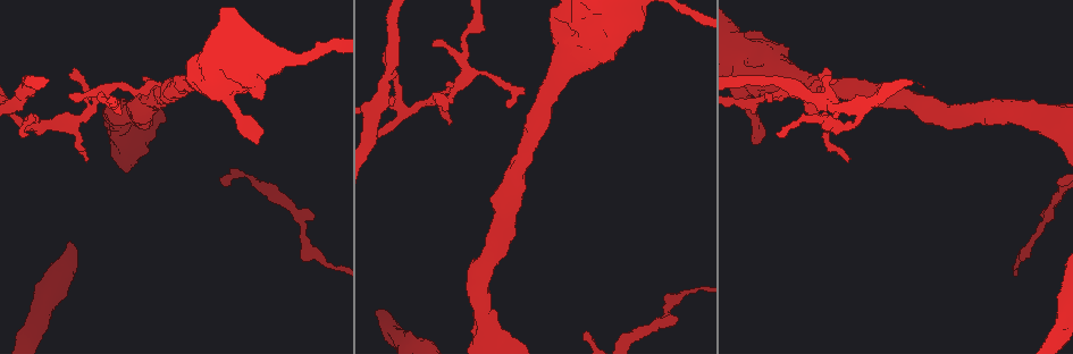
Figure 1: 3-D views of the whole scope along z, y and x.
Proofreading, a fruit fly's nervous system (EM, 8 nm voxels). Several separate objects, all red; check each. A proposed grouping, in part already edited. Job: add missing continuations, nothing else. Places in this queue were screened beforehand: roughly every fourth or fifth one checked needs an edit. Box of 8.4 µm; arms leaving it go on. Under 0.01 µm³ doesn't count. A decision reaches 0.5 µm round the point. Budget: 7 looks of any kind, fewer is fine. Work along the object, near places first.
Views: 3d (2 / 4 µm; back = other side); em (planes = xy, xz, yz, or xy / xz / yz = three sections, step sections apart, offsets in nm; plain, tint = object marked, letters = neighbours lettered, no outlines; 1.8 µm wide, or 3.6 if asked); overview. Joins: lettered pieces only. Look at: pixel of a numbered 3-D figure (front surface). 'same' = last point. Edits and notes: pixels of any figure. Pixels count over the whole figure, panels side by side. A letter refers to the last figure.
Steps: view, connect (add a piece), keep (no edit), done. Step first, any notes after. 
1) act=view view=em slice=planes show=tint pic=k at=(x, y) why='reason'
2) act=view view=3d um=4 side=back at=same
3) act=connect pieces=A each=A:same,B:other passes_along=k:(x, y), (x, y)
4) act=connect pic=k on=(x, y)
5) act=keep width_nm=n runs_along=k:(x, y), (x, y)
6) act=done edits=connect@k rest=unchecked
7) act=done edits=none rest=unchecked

act=view view=3d um=4 pic=1 at=(466, 72) why='sharp bend'

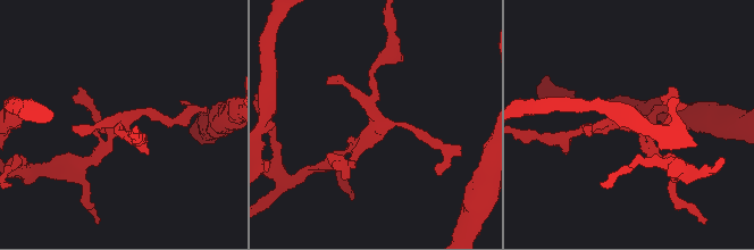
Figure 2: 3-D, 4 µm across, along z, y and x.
act=view view=em slice=planes show=letters pic=2 at=(122, 121) why='need the tissue'

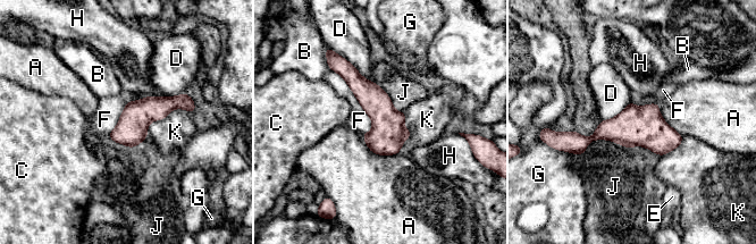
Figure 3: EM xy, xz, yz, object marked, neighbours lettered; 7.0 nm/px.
act=keep each=A:other,B:other,C:other,D:other,E:other,F:other,G:other,H:other,J:other,K:other border=3:(332, 69), (369, 117), (369, 132) found='no lettered piece goes on from it'

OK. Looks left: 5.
act=view view=em um=3.6 slice=planes show=letters pic=1 at=(829, 75) why='an open end'

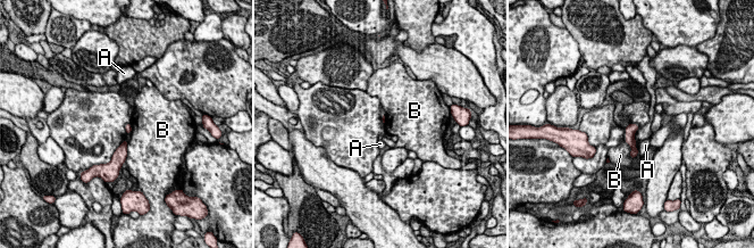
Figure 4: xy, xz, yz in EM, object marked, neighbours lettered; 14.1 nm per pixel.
act=keep longest_contact=B:300nm each=A:other,B:other runs_along=4:(630, 126), (633, 155) found='no lettered piece goes on from it'

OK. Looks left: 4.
act=view view=3d um=4 pic=1 at=(848, 159) why='thin end'

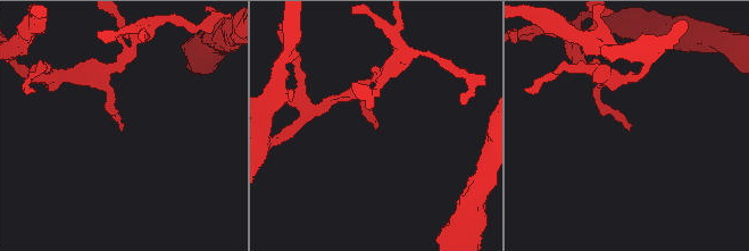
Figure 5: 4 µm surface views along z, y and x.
act=view view=em slice=planes show=tint pic=5 at=(630, 129) why='shape alone is not enough'

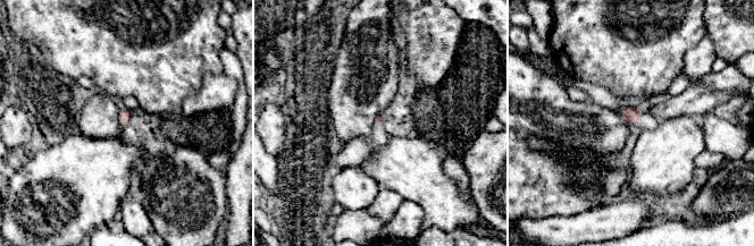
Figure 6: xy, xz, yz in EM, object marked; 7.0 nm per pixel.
act=view view=em slice=planes show=letters at=same why='see the neighbours'

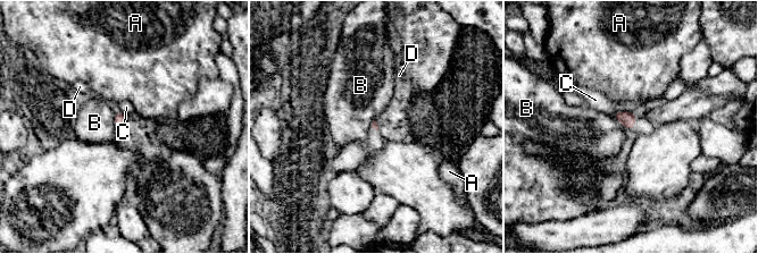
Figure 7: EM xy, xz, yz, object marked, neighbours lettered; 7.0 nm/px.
act=keep each=A:other,B:other,C:other,D:other border=7:(114, 113), (114, 124), (118, 129) found='none of them fits'

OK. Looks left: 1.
act=done edits=none rest=unchecked

